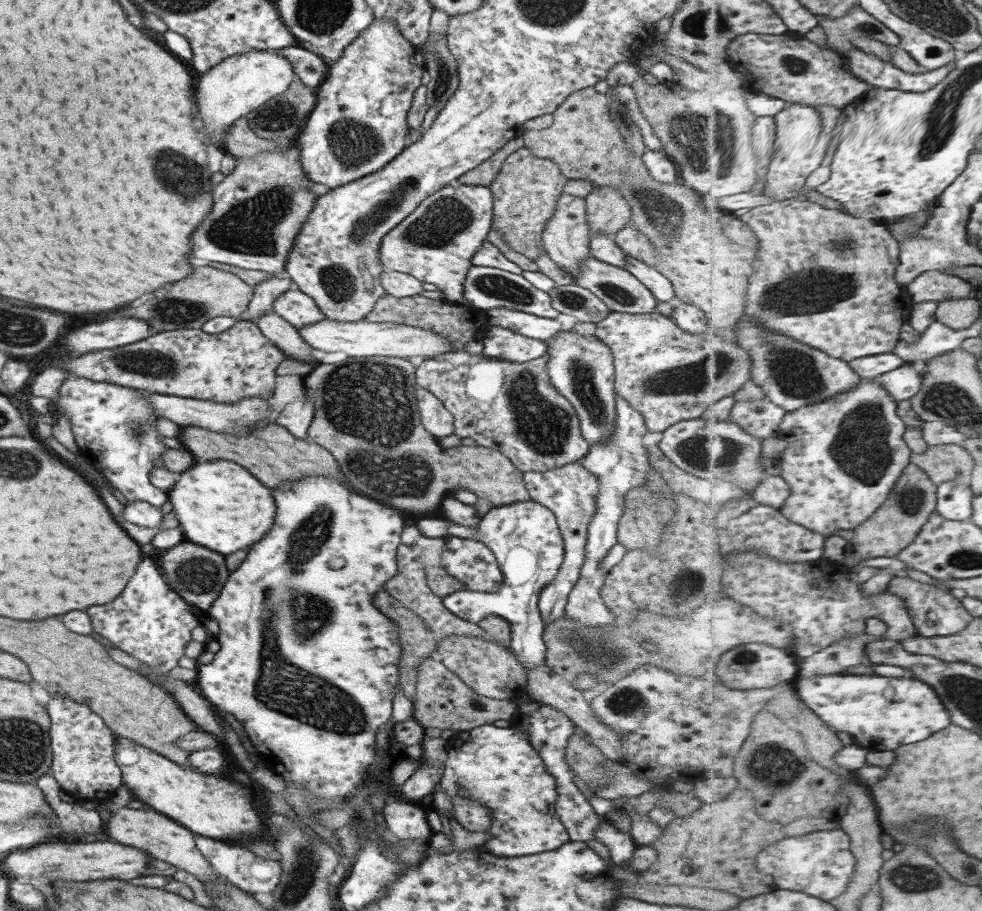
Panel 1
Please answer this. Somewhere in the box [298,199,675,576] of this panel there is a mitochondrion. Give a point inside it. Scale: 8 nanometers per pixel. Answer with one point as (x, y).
(378, 428)

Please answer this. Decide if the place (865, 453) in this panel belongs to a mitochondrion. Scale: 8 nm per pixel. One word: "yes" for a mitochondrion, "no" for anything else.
yes

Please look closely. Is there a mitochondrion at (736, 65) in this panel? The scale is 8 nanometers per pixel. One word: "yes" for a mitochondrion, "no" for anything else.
no

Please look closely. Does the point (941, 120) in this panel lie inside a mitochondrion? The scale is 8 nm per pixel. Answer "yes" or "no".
yes

